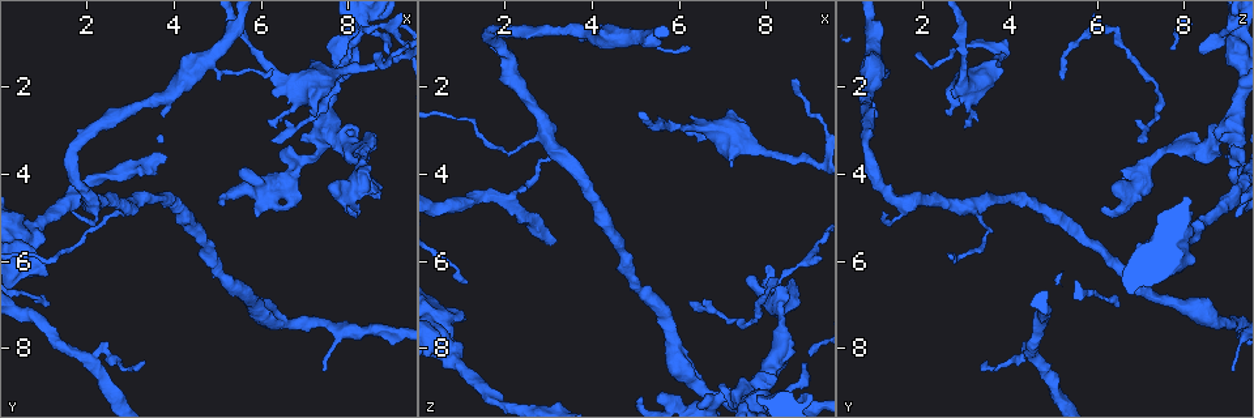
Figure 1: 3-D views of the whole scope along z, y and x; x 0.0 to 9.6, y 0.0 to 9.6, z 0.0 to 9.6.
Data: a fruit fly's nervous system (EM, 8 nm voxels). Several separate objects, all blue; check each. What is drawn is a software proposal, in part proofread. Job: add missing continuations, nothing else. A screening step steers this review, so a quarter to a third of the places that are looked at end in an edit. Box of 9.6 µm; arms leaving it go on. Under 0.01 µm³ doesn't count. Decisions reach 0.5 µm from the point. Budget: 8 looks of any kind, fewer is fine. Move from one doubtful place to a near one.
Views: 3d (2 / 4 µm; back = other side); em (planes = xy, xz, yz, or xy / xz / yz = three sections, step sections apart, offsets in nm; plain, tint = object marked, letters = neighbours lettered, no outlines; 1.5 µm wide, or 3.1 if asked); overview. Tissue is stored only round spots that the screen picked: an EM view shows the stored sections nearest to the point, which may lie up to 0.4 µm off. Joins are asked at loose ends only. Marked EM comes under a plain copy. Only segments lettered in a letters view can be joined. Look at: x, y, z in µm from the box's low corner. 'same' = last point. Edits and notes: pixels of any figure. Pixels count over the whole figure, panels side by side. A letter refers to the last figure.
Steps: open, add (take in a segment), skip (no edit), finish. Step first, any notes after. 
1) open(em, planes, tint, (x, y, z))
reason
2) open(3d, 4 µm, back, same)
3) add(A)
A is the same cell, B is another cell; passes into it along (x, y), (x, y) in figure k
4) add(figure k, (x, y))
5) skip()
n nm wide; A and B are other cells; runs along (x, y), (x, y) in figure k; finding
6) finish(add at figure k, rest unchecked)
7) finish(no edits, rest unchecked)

open(3d, 2 µm, (6.25, 3.30, 6.90))
end of a long branch

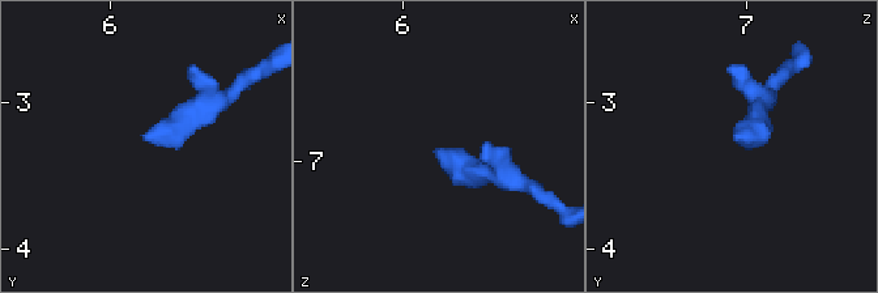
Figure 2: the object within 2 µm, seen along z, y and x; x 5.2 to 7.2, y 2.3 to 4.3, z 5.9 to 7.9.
open(em, planes, tint, (6.22, 3.26, 6.94))

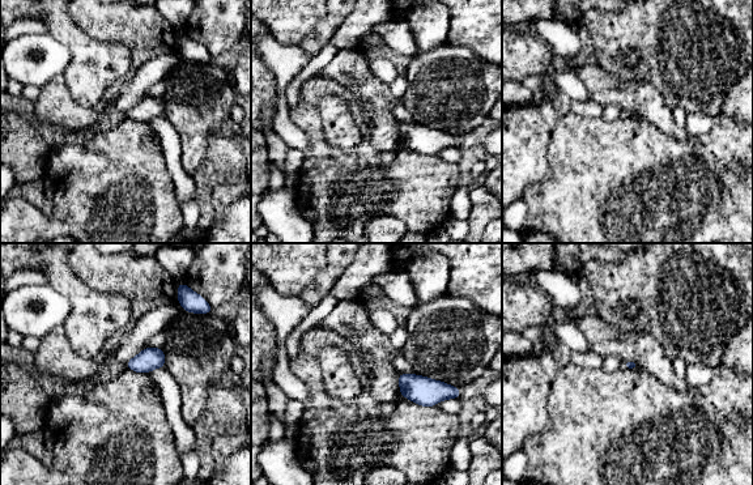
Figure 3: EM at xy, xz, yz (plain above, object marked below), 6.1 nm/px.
open(em, planes, letters, same)
what lies round it

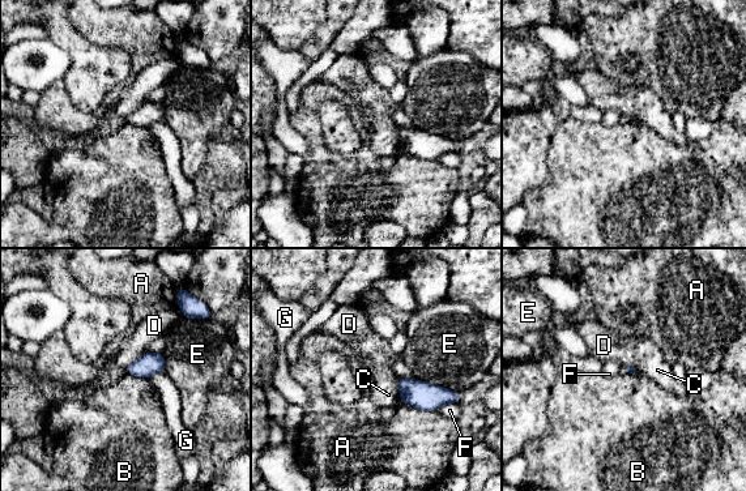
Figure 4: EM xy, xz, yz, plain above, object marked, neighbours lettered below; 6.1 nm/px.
skip()
A, B, C, D, E, F and G are other cells; border along (127, 372), (145, 379) in figure 4; no lettered segment goes on from it

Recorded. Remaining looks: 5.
open(3d, 4 µm, (8.65, 4.45, 6.40))
free end

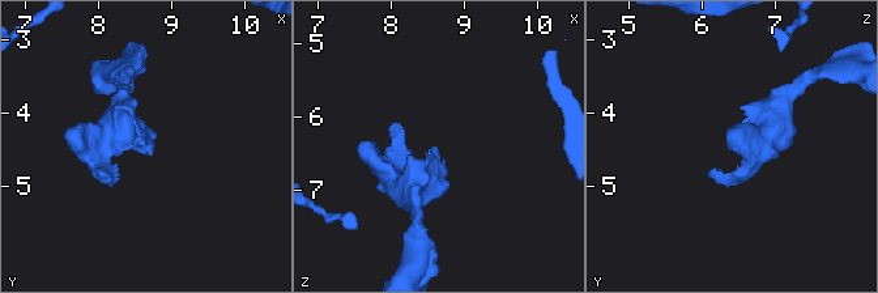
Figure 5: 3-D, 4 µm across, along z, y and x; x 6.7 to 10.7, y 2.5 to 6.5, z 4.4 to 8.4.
open(em, yz, step 8, letters, (8.60, 4.35, 6.45))
shape alone is not enough

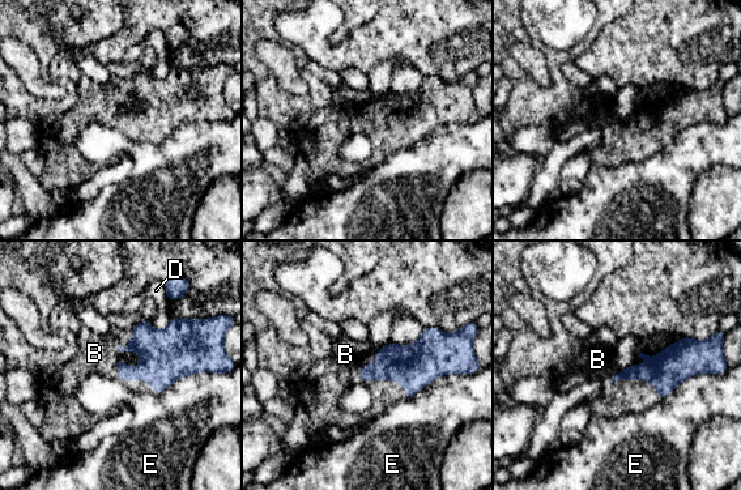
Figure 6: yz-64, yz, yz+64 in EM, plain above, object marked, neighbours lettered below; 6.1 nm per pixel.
add(B)
E touches over 340 nm; B is the same cell, D and E are other cells; passes into it along (397, 366), (358, 375), (345, 354) in figure 6; it goes on there

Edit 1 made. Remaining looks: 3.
finish(add at figure 6, rest unchecked)

